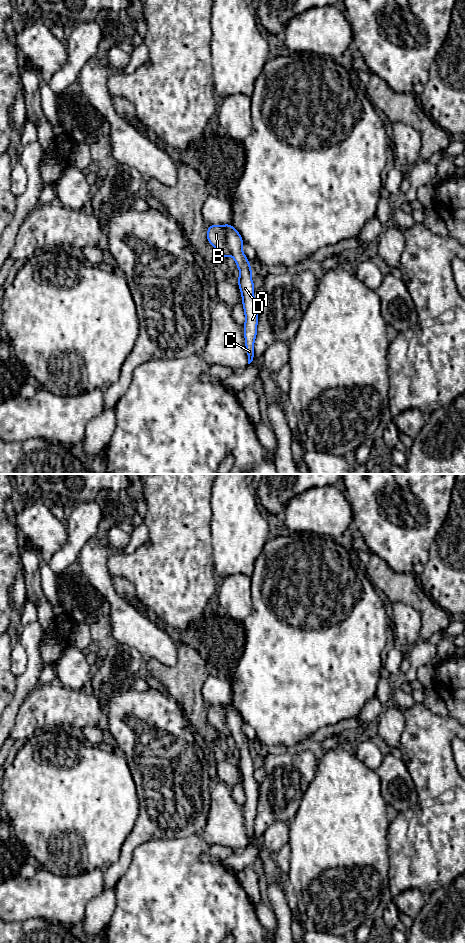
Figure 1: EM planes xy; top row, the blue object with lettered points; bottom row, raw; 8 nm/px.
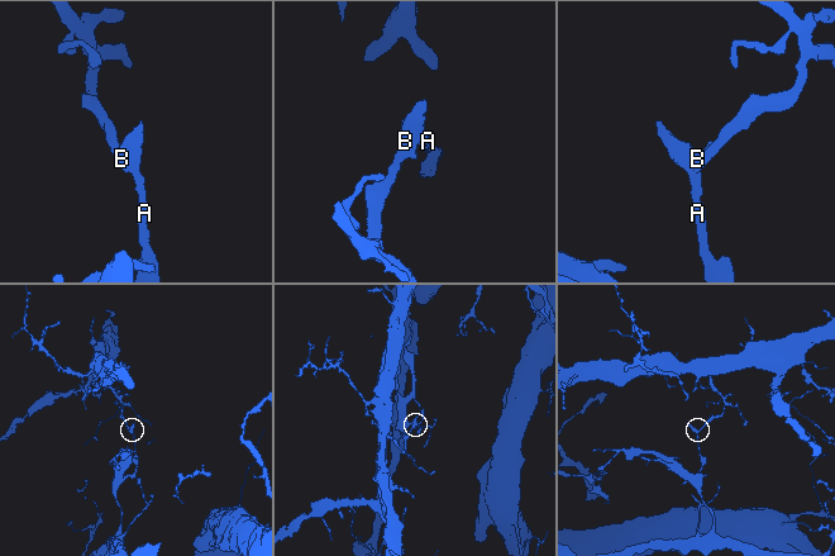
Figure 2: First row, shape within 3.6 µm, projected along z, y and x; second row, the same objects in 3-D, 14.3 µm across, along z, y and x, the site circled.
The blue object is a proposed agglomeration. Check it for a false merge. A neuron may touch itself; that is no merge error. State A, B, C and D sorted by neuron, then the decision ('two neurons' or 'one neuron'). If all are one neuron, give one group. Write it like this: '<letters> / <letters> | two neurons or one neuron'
A C D / B | two neurons

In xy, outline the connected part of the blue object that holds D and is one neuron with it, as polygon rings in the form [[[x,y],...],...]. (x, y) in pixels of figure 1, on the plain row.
[[[231,704],[224,706],[226,707],[226,725],[240,752],[237,761],[245,793],[244,817],[248,844],[250,844],[254,839],[254,821],[257,815],[259,784],[254,779],[255,768],[251,757],[252,748],[242,730],[243,719]]]

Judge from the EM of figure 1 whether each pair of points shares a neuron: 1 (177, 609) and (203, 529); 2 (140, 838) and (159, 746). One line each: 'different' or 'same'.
1: same
2: same

